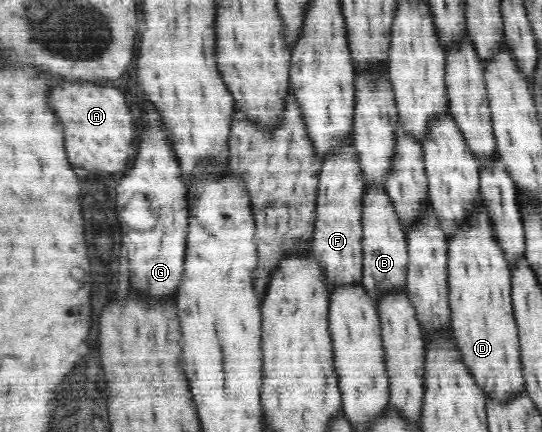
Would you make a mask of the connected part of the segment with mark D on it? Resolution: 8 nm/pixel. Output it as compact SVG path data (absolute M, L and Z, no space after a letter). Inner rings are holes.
M481 197L478 203L478 215L447 243L451 331L476 386L490 401L510 402L526 393L519 333L511 303L511 272Z

